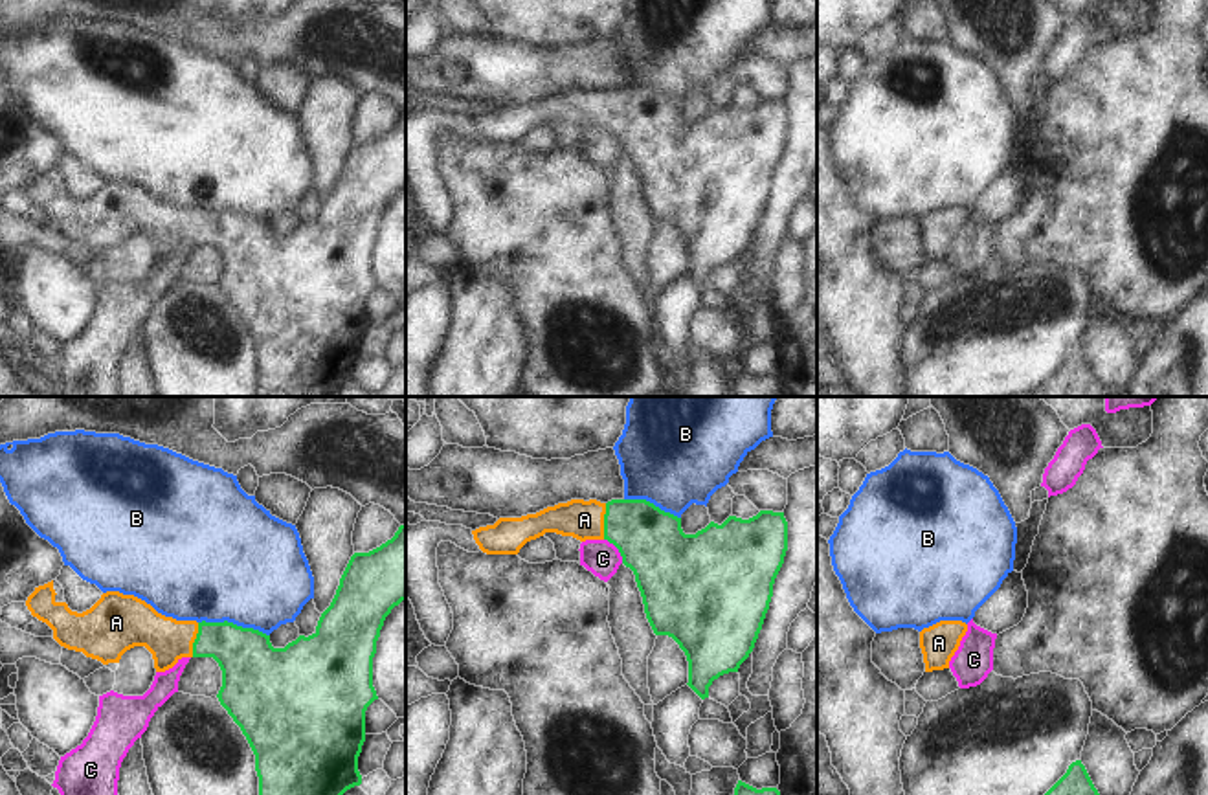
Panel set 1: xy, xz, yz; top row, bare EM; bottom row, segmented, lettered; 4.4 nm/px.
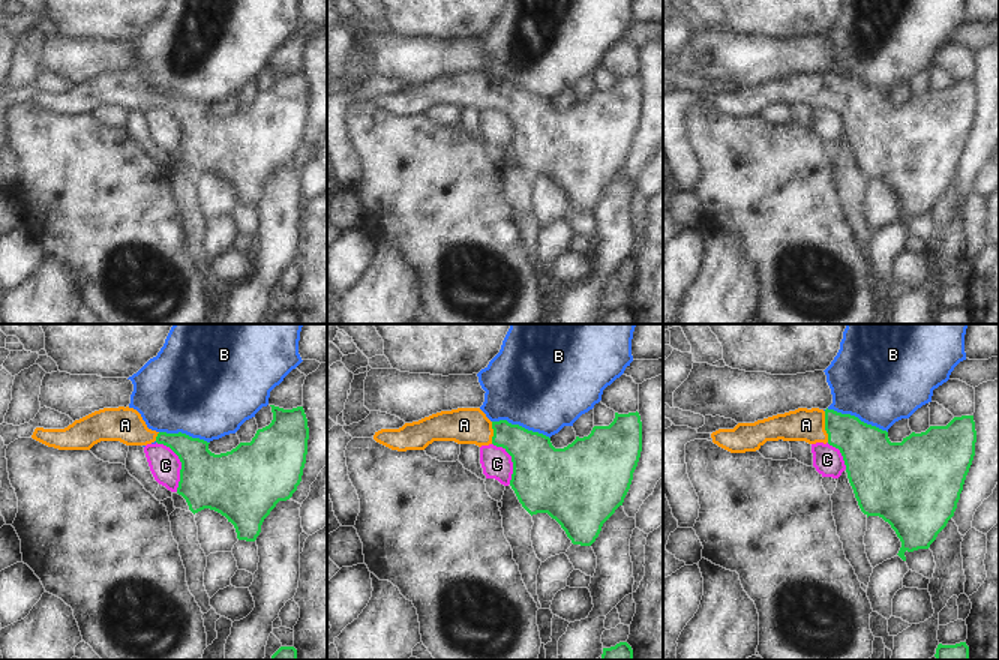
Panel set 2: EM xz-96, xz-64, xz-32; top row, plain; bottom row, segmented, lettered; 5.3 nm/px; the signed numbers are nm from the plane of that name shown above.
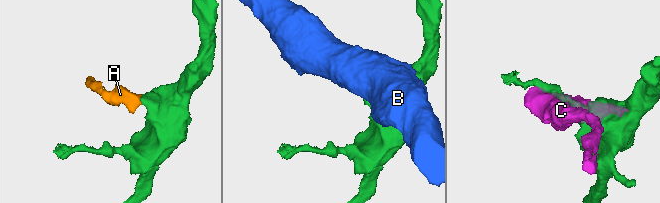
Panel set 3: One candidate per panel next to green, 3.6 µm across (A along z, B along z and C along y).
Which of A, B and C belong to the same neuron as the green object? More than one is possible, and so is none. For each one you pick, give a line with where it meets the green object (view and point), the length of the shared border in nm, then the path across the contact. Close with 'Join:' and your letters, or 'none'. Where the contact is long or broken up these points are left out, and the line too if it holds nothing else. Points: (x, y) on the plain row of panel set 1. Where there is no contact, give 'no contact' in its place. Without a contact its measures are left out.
A: contact xz (604, 111); length 160 nm; way xz (652, 133), (634, 114), (604, 111), (584, 109)
Join: A

